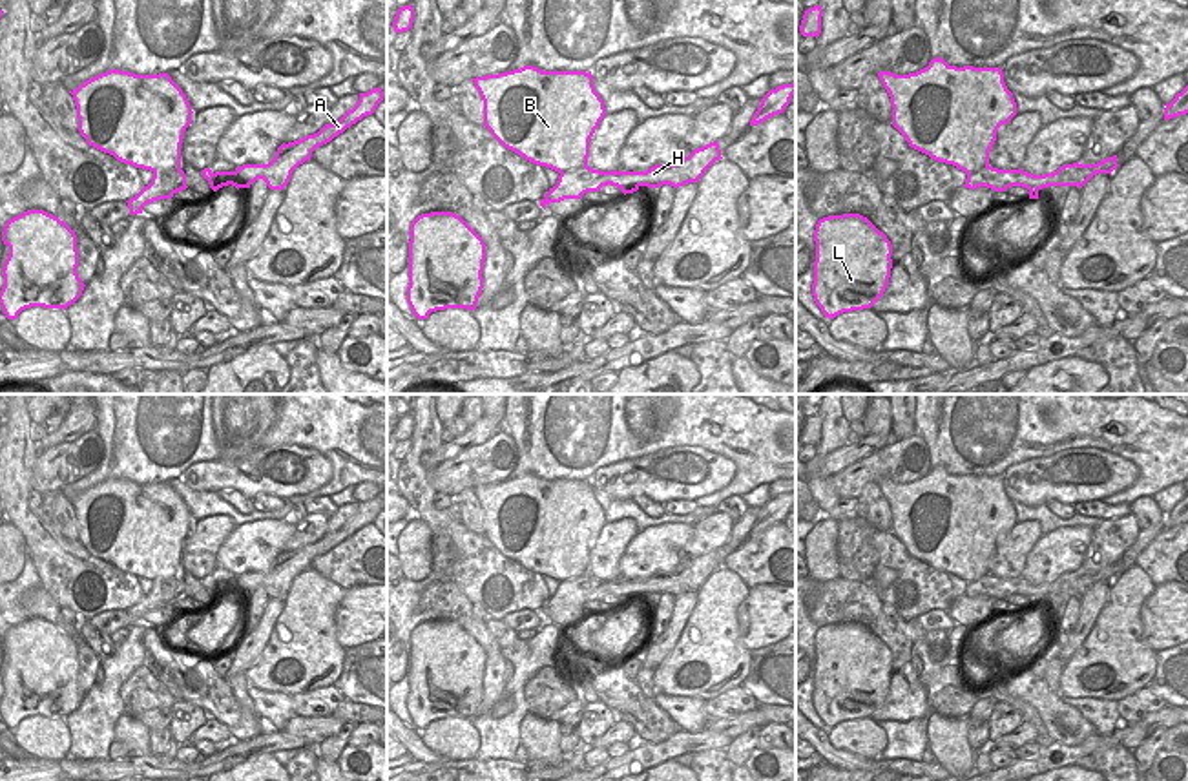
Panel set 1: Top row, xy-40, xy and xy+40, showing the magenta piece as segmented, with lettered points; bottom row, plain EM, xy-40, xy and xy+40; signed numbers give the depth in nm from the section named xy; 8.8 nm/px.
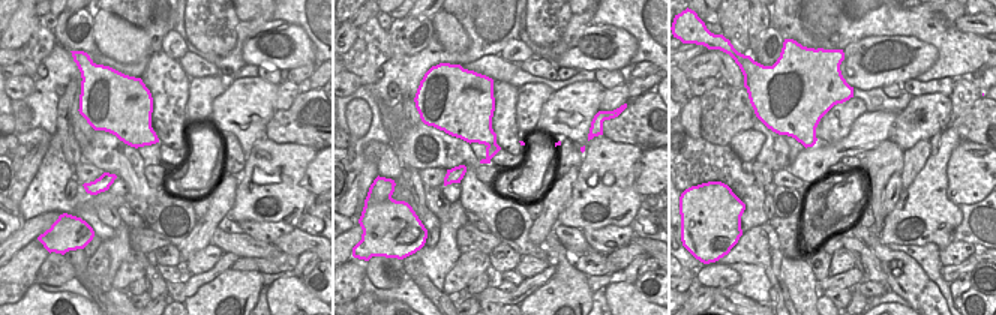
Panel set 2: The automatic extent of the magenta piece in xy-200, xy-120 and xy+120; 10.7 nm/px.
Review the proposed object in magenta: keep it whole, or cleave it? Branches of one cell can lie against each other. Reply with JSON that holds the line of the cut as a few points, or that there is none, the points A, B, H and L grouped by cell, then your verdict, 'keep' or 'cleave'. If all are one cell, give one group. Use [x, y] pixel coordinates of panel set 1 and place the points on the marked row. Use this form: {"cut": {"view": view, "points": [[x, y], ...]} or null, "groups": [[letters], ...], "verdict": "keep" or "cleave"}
{"cut": {"view": "xy-40", "points": [[179, 163], [154, 172]]}, "groups": [["A", "H"], ["B", "L"]], "verdict": "cleave"}

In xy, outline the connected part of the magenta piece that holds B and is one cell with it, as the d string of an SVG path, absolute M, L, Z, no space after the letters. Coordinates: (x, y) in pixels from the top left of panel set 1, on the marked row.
M535 66L473 78L484 100L484 126L507 150L558 173L588 164L589 141L606 115L591 71L542 71Z

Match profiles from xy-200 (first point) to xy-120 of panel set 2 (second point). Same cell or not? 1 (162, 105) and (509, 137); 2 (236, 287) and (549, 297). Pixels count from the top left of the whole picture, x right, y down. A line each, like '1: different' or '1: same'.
1: same
2: same

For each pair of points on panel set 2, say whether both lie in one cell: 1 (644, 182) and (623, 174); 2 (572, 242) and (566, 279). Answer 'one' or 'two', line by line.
1: two
2: two

